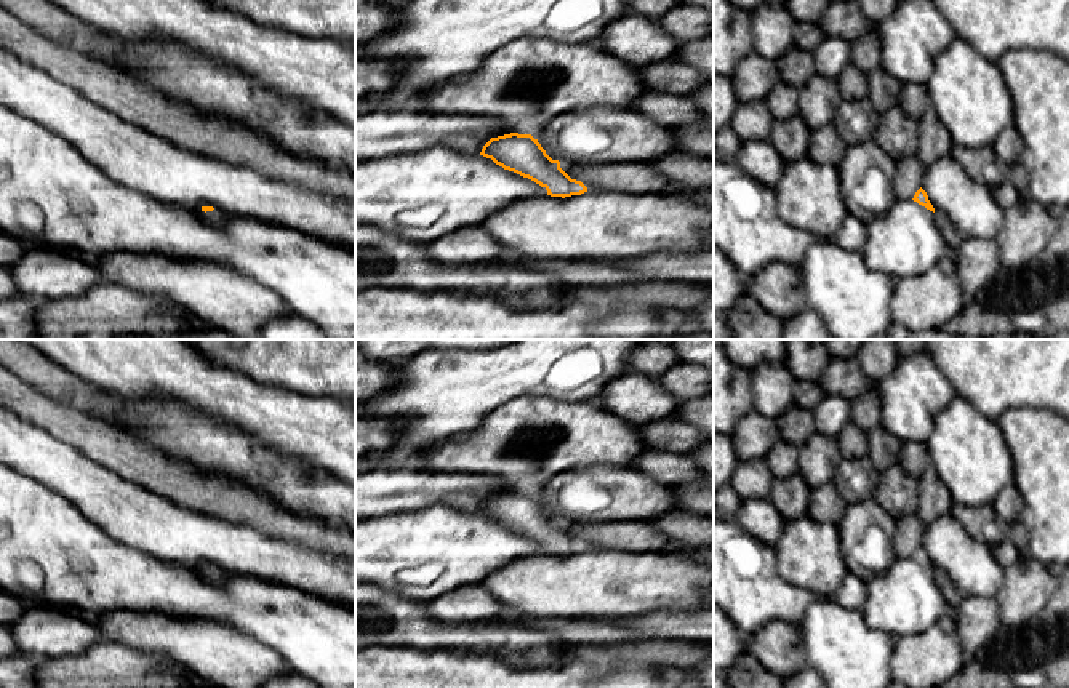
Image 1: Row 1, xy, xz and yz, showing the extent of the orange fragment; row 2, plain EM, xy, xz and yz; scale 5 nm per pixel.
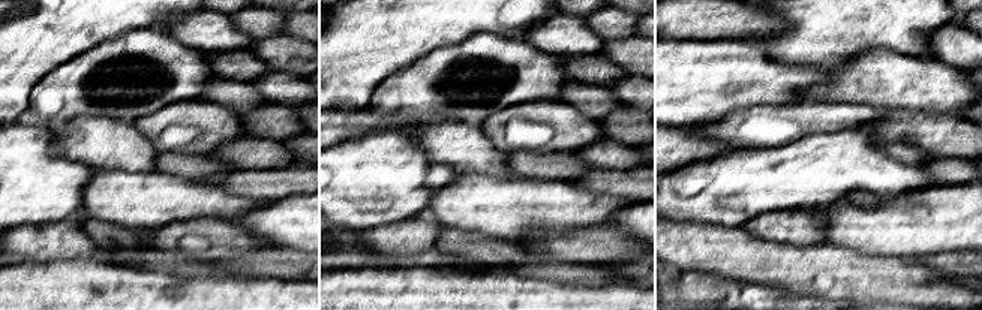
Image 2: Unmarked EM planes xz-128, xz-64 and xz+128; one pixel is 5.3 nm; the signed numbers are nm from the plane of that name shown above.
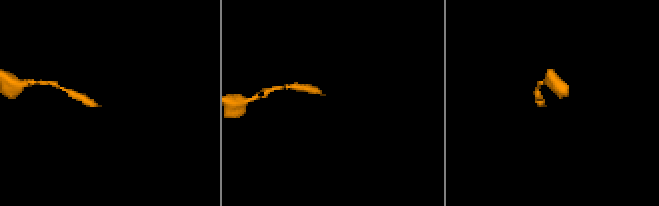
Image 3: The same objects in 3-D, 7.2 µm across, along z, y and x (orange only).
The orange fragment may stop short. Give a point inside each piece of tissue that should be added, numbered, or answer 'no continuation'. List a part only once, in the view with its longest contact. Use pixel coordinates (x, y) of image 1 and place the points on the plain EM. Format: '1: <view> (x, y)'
1: xy (215, 575)

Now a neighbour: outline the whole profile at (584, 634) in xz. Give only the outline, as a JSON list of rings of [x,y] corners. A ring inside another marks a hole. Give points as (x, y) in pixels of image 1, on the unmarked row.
[[[506,608],[506,611],[499,614],[494,621],[526,624],[530,629],[538,629],[552,634],[557,638],[584,651],[599,646],[647,640],[643,635],[627,627],[619,627],[607,621],[559,618],[536,619],[522,616],[509,608]]]

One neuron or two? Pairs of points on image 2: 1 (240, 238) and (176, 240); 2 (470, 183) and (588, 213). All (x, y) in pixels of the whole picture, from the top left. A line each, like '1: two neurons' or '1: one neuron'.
1: one neuron
2: one neuron

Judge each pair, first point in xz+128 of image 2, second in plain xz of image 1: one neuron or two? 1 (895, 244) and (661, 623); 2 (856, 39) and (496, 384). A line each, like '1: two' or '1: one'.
1: two
2: one

